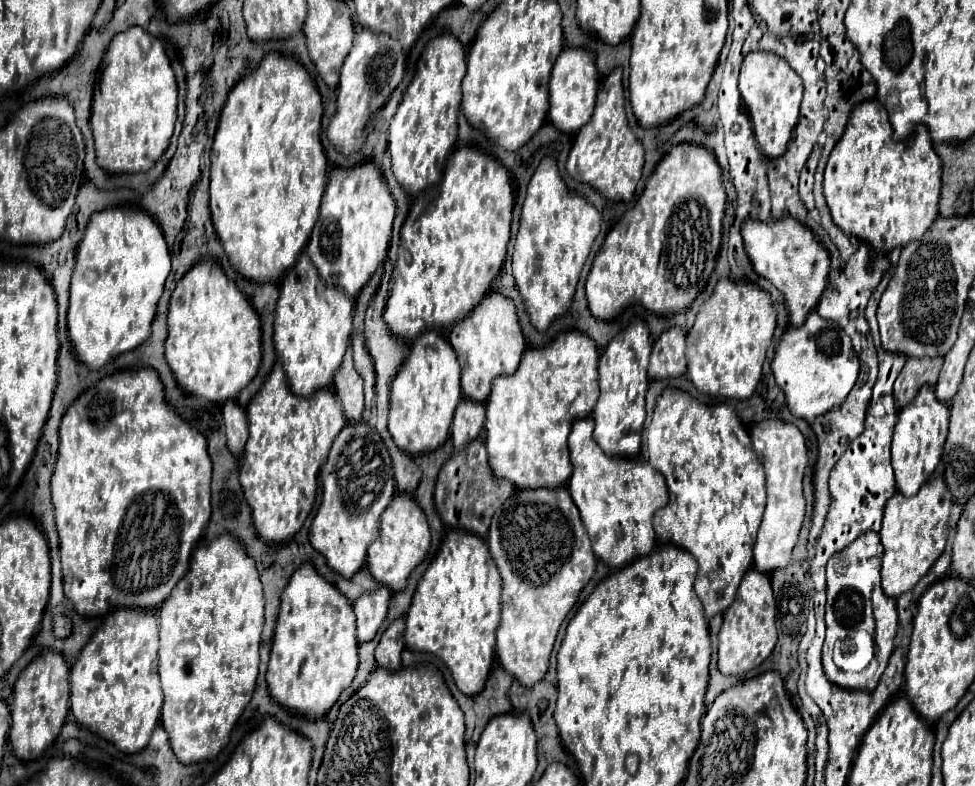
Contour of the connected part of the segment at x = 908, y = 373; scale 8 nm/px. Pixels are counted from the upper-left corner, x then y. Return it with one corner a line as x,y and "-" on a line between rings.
909,358
893,388
895,406
903,408
905,404
909,404
913,400
913,396
917,396
921,386
933,388
937,384
941,366
943,366
941,358
923,358
923,360

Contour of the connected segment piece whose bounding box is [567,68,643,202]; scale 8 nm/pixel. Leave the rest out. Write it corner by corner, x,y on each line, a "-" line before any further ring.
615,68
599,86
597,104
591,120
577,132
567,160
567,172
573,180
589,184
609,200
627,202
641,178
643,146
631,132
625,118
625,96
621,84
621,68

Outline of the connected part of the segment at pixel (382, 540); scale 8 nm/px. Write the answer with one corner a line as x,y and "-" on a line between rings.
397,494
393,502
389,504
389,508
383,512
379,538
369,546
367,570
379,584
385,584
391,592
395,594
403,592
407,586
409,574
427,556
429,544
431,544
431,532
429,532
423,510
417,506
417,502
411,496

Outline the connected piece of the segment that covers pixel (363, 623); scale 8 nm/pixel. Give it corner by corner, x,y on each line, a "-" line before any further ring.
379,586
377,590
363,594
357,600
357,604
353,604
355,616
357,616
357,638
359,638
359,642
369,642
375,638
379,626
383,624
383,620
387,616
389,598
391,598
391,592
385,586

